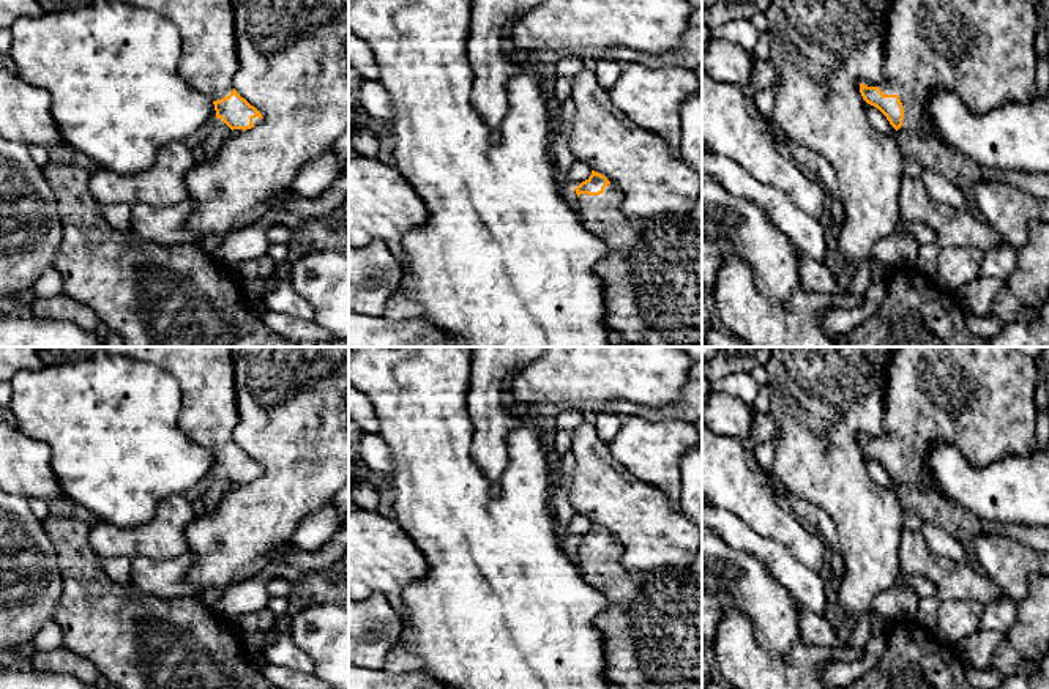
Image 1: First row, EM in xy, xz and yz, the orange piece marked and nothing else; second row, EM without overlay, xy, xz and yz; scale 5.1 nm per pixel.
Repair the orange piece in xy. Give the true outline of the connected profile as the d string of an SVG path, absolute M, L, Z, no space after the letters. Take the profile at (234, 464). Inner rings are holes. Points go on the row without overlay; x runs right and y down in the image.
M101 347L101 352L112 356L142 359L170 372L181 389L180 429L192 441L213 453L216 471L221 471L233 486L243 486L262 476L262 467L241 451L232 437L232 430L238 423L238 408L230 347Z

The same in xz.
M595 523L574 544L582 577L607 599L606 609L595 620L604 640L607 681L622 689L702 689L702 574L691 568L626 571L620 563L623 547Z

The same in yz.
M893 347L887 366L885 429L880 438L860 437L863 453L877 460L896 482L913 489L939 492L929 470L928 451L935 443L958 448L973 467L1006 456L1028 456L1036 446L1036 374L1035 359L1024 356L1017 347L980 347L976 356L972 347Z

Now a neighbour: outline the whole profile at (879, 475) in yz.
M864 454L864 464L872 481L887 489L896 489L896 482L890 478L887 470L874 459Z

